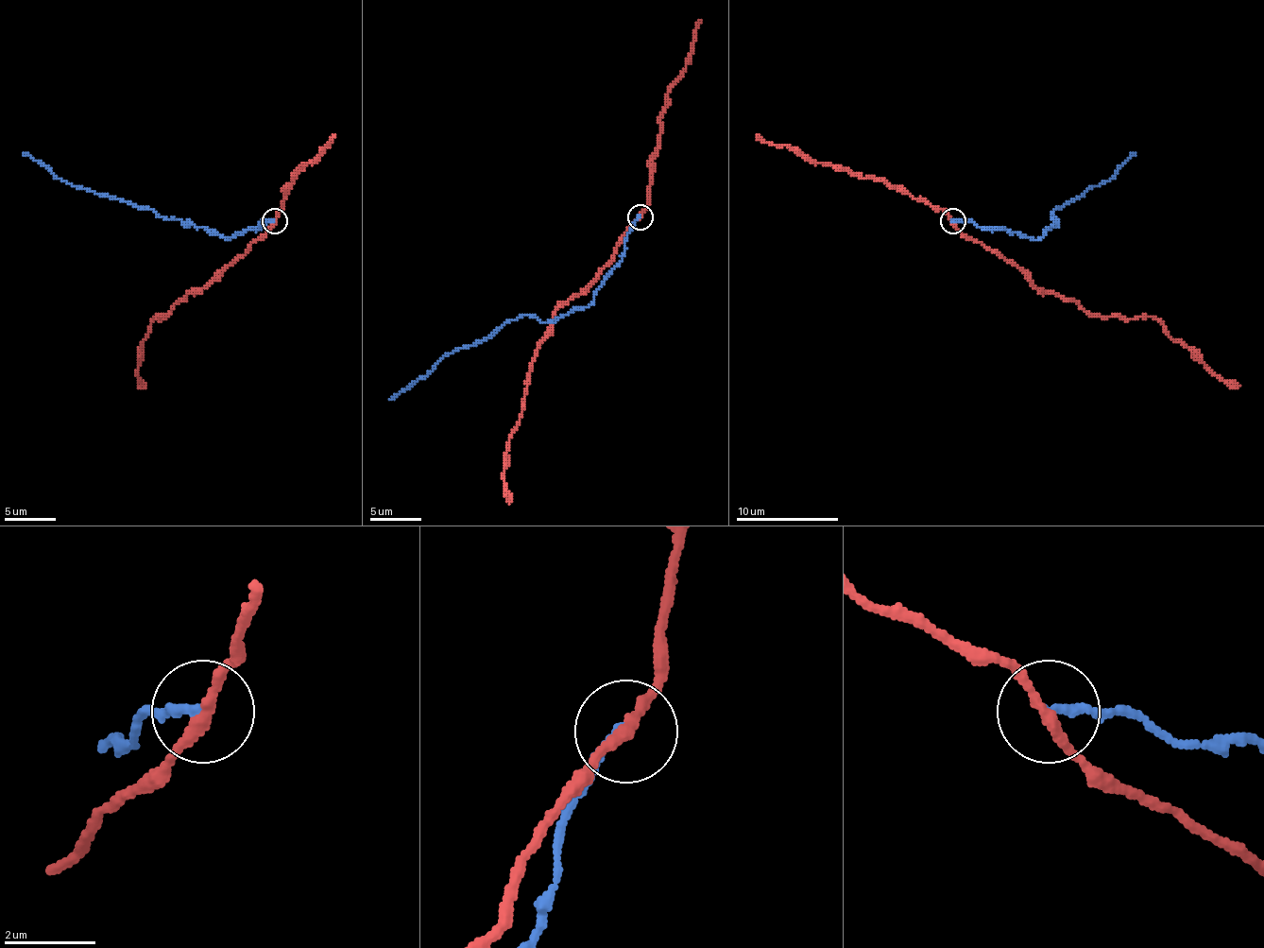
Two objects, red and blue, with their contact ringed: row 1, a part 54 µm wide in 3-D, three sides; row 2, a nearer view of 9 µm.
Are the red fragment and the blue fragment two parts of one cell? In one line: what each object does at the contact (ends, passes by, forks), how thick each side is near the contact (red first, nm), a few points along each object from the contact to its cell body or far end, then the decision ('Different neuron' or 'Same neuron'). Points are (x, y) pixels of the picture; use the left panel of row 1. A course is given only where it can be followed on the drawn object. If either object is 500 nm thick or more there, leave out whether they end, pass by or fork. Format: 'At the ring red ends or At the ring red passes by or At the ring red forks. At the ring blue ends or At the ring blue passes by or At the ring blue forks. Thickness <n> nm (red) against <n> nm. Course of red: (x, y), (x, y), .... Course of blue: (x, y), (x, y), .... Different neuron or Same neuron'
At the ring red passes by. At the ring blue ends. Thickness 240 nm (red) against 180 nm. Course of red: (274, 222), (247, 249), (181, 299), (168, 314), (161, 318), (156, 317), (143, 339), (138, 375), (143, 386). Course of blue: (274, 222), (261, 222), (225, 239), (179, 219), (159, 216), (151, 209), (61, 180), (23, 152). Different neuron

